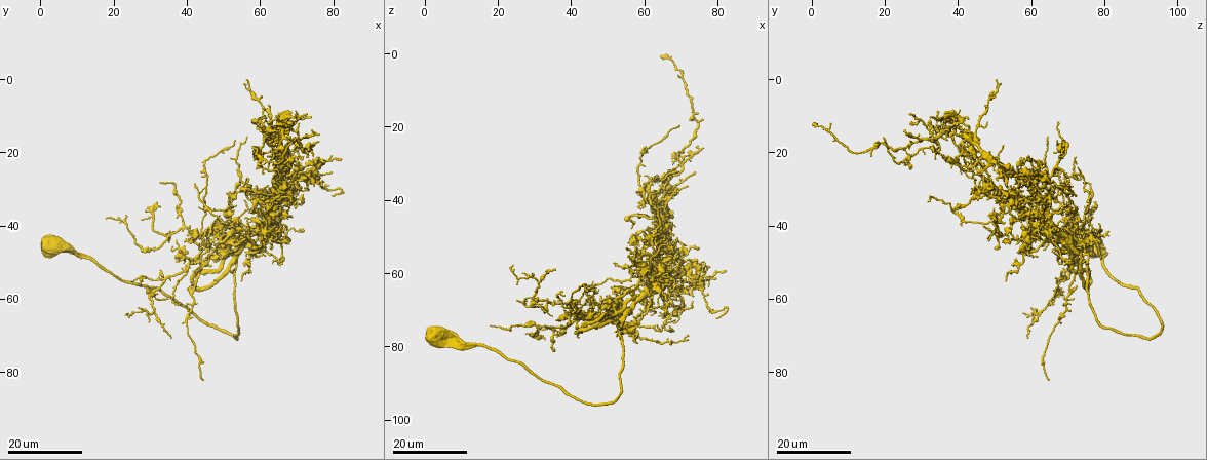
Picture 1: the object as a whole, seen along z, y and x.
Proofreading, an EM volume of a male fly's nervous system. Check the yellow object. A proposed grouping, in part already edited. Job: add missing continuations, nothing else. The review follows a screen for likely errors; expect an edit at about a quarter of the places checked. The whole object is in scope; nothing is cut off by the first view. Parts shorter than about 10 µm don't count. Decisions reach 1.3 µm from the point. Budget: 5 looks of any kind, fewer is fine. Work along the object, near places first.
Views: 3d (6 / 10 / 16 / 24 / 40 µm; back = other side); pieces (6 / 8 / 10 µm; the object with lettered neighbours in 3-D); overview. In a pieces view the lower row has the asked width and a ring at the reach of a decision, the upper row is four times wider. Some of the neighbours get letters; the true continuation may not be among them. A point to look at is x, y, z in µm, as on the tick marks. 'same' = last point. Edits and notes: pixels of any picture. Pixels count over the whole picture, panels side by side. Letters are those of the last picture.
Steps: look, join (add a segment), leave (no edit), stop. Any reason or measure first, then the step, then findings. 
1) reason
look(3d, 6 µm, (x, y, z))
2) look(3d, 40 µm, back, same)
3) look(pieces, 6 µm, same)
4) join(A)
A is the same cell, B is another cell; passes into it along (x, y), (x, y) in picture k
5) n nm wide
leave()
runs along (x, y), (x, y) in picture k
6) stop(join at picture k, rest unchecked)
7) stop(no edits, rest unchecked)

free end
look(3d, 24 µm, (58.0, 45.5, 50.0))

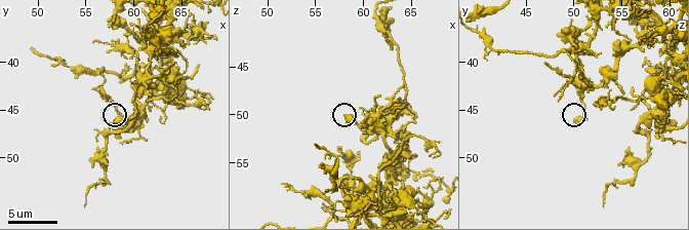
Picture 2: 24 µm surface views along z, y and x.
what lies round it
look(pieces, 10 µm, (58.2, 46.0, 50.0))

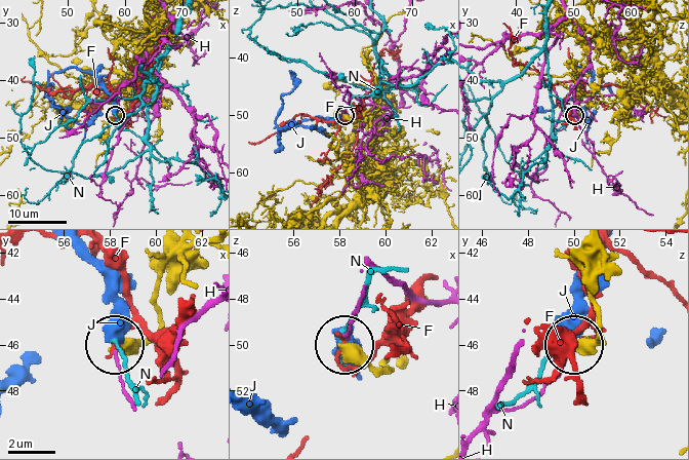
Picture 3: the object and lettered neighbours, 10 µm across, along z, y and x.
leave()
F, H, J and N are other cells; runs along (395, 365), (365, 365), (343, 345) in picture 3; no lettered segment goes on from it

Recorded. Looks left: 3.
thin end
look(3d, 16 µm, (38.0, 61.0, 66.5))

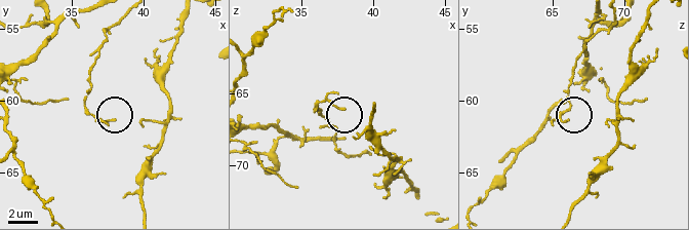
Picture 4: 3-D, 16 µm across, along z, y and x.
what lies round it
look(pieces, 10 µm, (38.0, 61.2, 66.2))

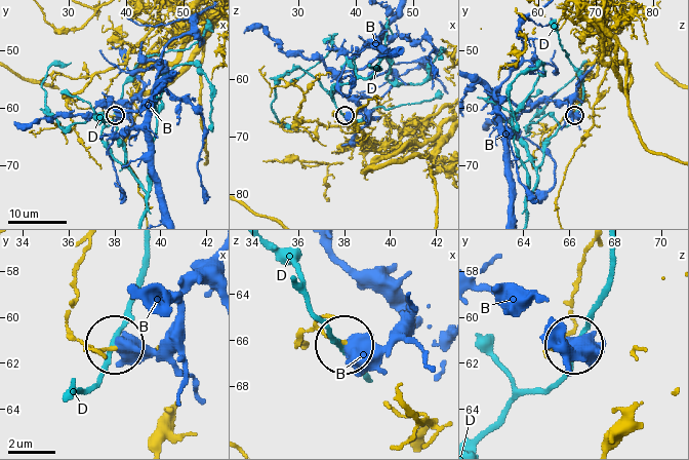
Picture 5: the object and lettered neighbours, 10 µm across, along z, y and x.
leave()
B and D are other cells; runs along (139, 41), (111, 79), (103, 110), (113, 115) in picture 5; none of them fits

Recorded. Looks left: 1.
stop(no edits, rest unchecked)

